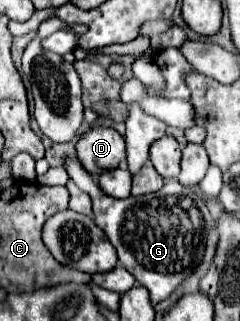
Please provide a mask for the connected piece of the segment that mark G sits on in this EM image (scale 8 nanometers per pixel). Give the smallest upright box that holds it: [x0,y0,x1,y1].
[64,157,214,305]

